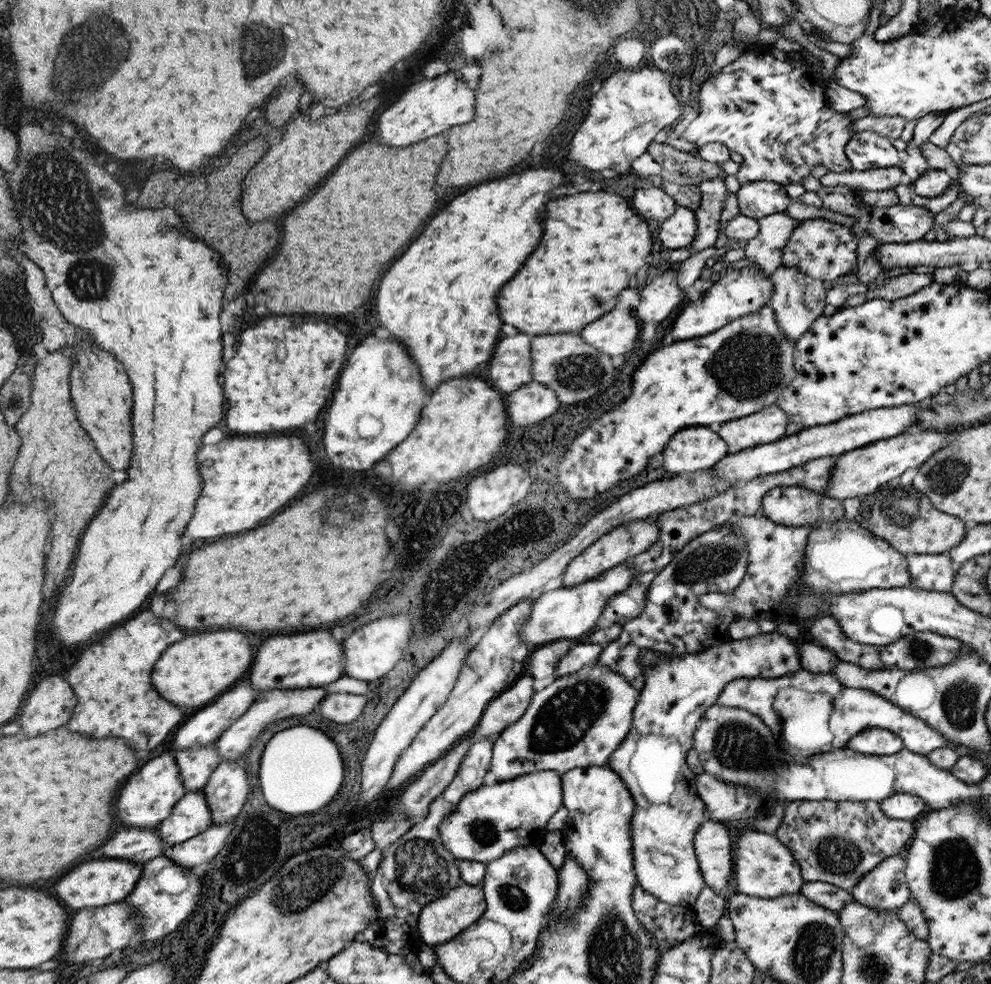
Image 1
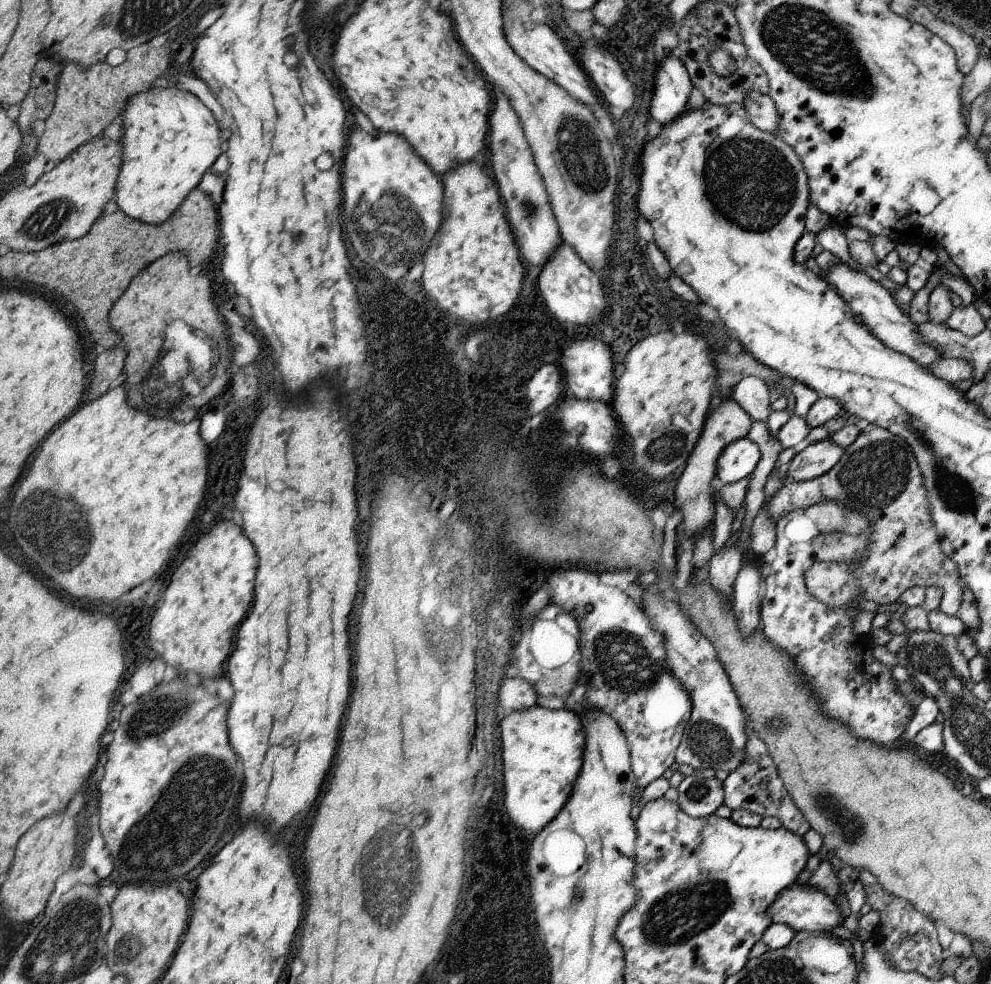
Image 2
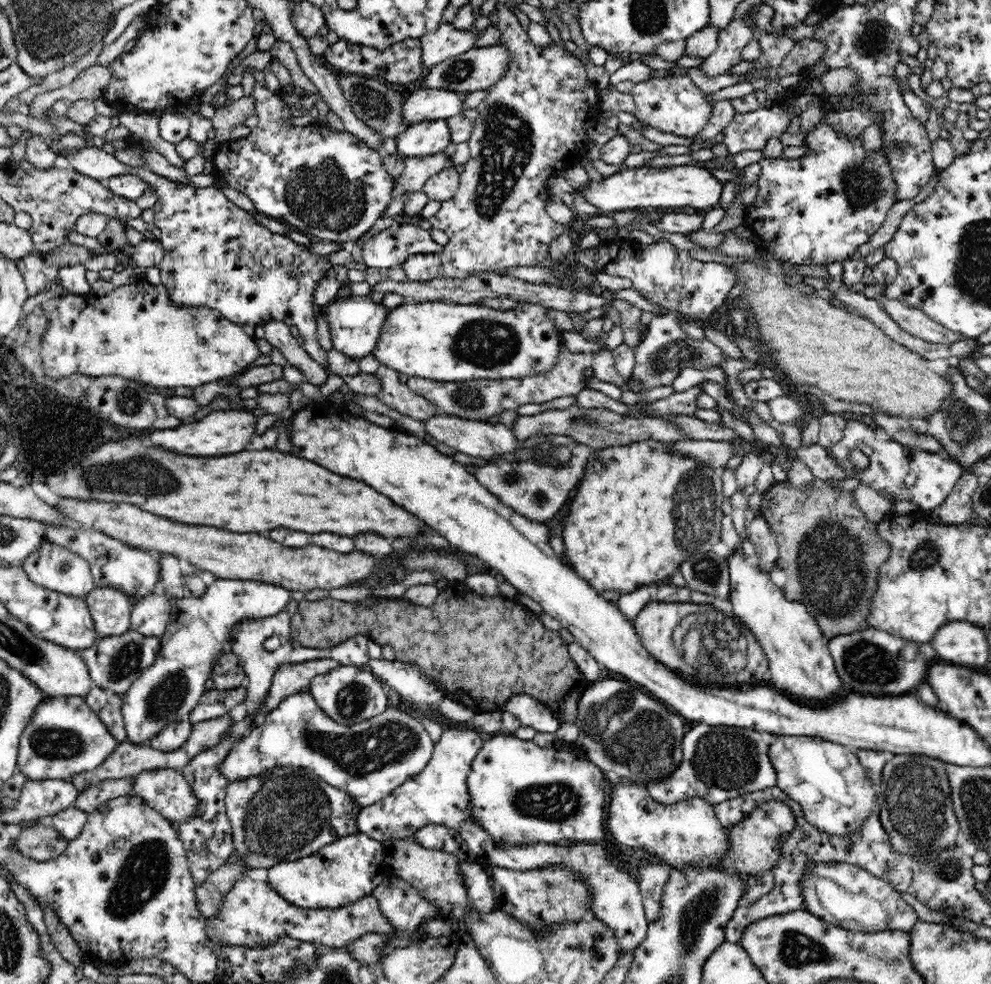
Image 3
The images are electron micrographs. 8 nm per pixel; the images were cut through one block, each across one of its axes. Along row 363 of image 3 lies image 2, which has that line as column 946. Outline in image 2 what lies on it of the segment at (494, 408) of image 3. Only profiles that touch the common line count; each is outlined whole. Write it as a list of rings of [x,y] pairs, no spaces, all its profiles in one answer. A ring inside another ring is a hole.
[[[863,424],[859,436],[845,448],[837,466],[807,482],[787,480],[787,484],[783,484],[767,502],[767,510],[773,516],[773,522],[777,522],[783,514],[809,508],[821,500],[839,500],[845,512],[859,510],[871,518],[873,546],[871,554],[857,572],[845,564],[813,564],[805,572],[805,590],[813,598],[825,606],[839,608],[859,594],[863,600],[889,606],[895,604],[907,588],[921,586],[927,590],[935,586],[943,590],[941,612],[947,616],[957,614],[965,584],[957,566],[941,552],[939,536],[931,524],[931,504],[927,502],[923,476],[905,440],[899,440],[899,436],[879,428],[877,424]]]

